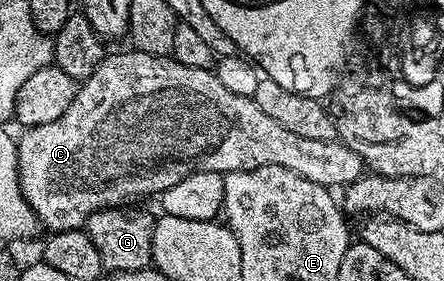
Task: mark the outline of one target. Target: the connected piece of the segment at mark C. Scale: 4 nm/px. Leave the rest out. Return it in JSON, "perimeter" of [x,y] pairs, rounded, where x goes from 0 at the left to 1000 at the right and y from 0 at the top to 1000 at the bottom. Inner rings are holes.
{"perimeter":[[[304,181],[286,185],[245,185],[234,199],[225,235],[191,288],[178,292],[167,338],[167,367],[158,367],[158,381],[149,381],[149,395],[140,395],[140,409],[131,423],[122,423],[122,438],[68,445],[52,463],[54,477],[43,477],[36,505],[36,552],[41,559],[41,637],[50,665],[50,694],[59,708],[59,722],[68,722],[83,790],[97,811],[101,801],[108,822],[137,829],[151,815],[178,815],[196,790],[198,769],[205,758],[218,758],[223,744],[277,733],[282,726],[277,715],[288,715],[295,701],[333,701],[340,687],[349,687],[349,694],[369,690],[378,669],[390,665],[410,637],[419,637],[419,623],[446,609],[482,609],[511,623],[550,605],[568,609],[588,587],[624,587],[698,637],[698,651],[716,651],[732,665],[750,665],[748,658],[773,665],[797,651],[809,630],[822,623],[820,569],[797,537],[788,537],[788,523],[779,523],[773,502],[764,495],[752,502],[680,495],[680,480],[662,480],[662,466],[644,466],[644,452],[635,452],[635,438],[608,423],[608,409],[599,409],[599,395],[590,395],[590,381],[581,381],[574,352],[529,335],[516,313],[505,310],[475,242],[419,238],[419,224],[401,224],[394,203],[385,196],[349,203]]]}

